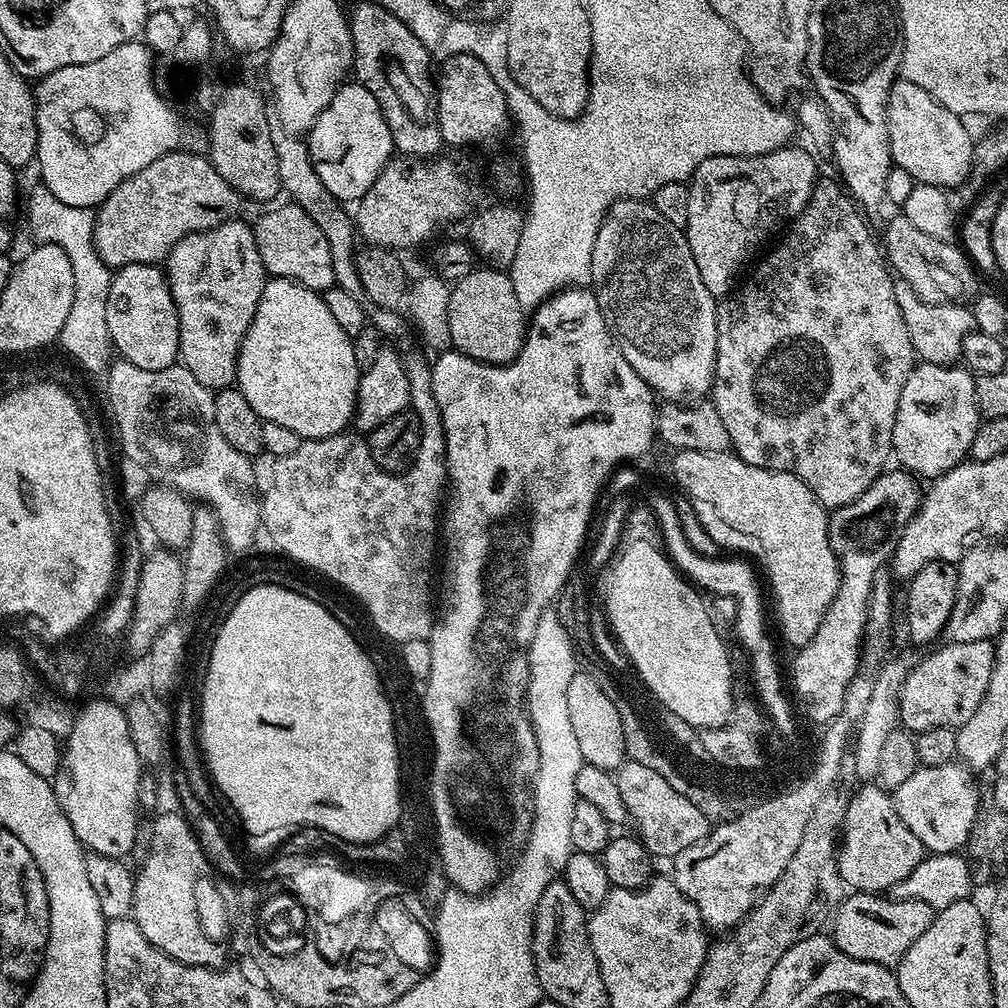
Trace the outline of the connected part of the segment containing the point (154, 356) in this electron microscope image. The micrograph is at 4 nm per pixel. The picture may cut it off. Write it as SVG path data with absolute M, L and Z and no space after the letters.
M131 264L115 269L111 275L106 326L115 351L142 370L166 370L177 363L180 323L165 269L155 264Z

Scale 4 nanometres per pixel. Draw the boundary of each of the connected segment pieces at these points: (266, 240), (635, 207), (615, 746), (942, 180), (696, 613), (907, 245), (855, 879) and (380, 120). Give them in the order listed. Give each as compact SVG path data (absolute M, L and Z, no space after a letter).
M295 202L287 203L277 203L275 206L272 206L277 206L277 208L272 208L269 212L262 213L257 220L254 220L258 254L264 263L264 271L269 277L281 276L323 294L336 283L330 245L326 240L326 235L322 234L322 230L319 229L317 223L314 222L313 218L311 218L310 214L302 206Z
M647 199L615 200L610 206L598 230L598 238L594 238L590 284L622 358L630 362L634 374L638 374L661 401L688 402L711 393L712 379L716 377L718 300L706 290L702 274L698 266L694 266L694 254L690 254L687 235L666 222Z
M584 670L577 671L570 678L570 686L566 690L566 707L570 714L570 726L578 738L578 750L582 750L585 764L615 770L626 759L622 718L618 707L605 694L601 682L592 676L587 676Z
M903 78L894 81L888 95L886 122L893 165L906 170L913 182L951 190L971 176L974 136L972 140L961 116L930 98L922 86L914 86L914 82Z
M652 542L635 543L635 547L620 559L620 568L614 570L612 593L606 598L606 619L619 647L630 661L635 675L644 672L648 684L662 698L671 714L680 717L682 725L692 730L700 727L717 728L732 715L732 685L734 675L728 665L728 652L724 640L712 621L706 605L700 601L701 593Z
M896 214L896 217L885 226L882 248L891 271L899 279L906 281L910 290L914 290L914 294L922 298L922 302L964 304L967 296L972 298L977 295L978 273L963 251L955 243L930 238L930 234L914 230L910 218L906 218L903 214Z
M872 782L860 787L855 789L856 797L853 795L848 801L836 865L852 892L888 894L898 882L910 878L910 870L924 861L926 850L898 818L895 799L885 789Z
M345 82L336 89L334 98L307 133L309 158L326 190L341 202L358 202L374 186L374 178L393 159L390 126L378 106L378 98L361 84Z

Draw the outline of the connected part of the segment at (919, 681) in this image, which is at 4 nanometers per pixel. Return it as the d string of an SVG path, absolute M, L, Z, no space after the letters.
M992 640L948 642L944 646L937 652L928 652L901 686L899 723L913 734L934 730L938 726L960 728L966 718L978 710L982 694L986 694L986 686L990 686L996 657Z

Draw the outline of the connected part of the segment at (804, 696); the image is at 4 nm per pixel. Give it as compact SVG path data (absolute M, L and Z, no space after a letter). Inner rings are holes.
M885 470L854 502L835 509L828 518L828 541L836 555L836 561L840 564L840 585L834 602L824 615L824 622L818 626L818 630L810 642L795 653L792 660L792 684L808 711L812 720L817 720L820 726L827 725L836 719L842 710L842 698L846 698L846 686L861 671L860 668L860 644L866 640L866 625L868 623L868 599L872 593L872 583L876 577L885 571L886 565L891 561L894 550L898 546L900 529L912 521L914 514L920 509L922 488L919 488L917 477L907 470L891 472Z

